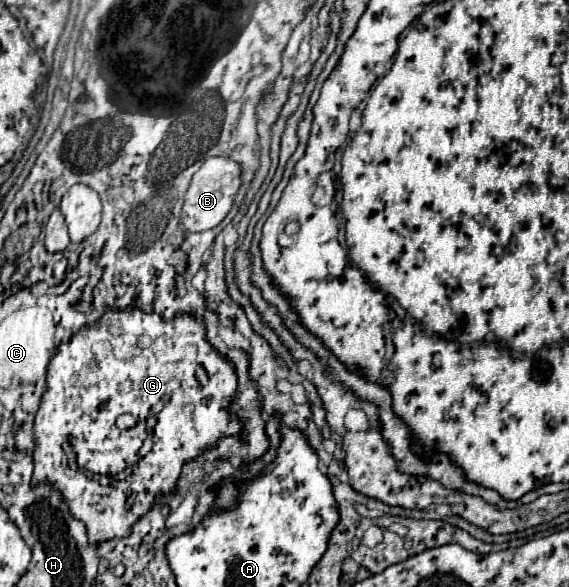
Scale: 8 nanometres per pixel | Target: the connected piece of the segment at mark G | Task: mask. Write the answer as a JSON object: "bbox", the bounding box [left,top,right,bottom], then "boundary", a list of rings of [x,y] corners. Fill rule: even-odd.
{"bbox":[33,310,241,542],"boundary":[[[107,310],[99,320],[99,328],[81,328],[67,344],[59,346],[49,364],[47,390],[35,416],[37,446],[33,484],[49,480],[61,490],[63,498],[69,502],[71,514],[87,524],[89,542],[127,536],[131,524],[151,508],[155,496],[175,488],[183,462],[197,458],[201,450],[211,448],[221,436],[241,432],[237,418],[223,410],[235,390],[237,378],[233,368],[209,342],[205,342],[205,328],[199,320],[181,314],[175,320],[165,322],[157,314],[145,314],[141,310]],[[151,412],[155,412],[157,418],[157,424],[153,426],[153,448],[147,456],[139,458],[139,448],[147,436],[145,422]],[[123,414],[137,418],[137,424],[121,430],[117,418]],[[123,470],[129,470],[131,474],[129,478],[119,480],[117,476]]]}

